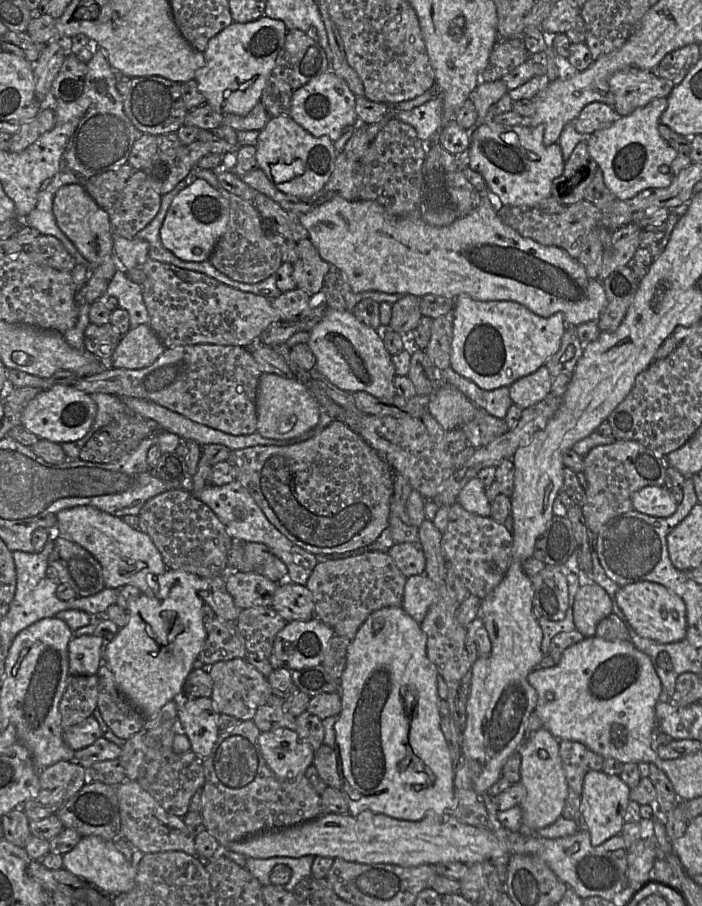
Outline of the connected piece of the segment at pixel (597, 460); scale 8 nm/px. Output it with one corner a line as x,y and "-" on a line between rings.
616,439
612,444
599,445
591,449
584,456
583,472
577,473
585,488
586,500
581,509
589,531
597,535
610,519
634,509
632,496
643,487
665,486
667,468
664,455
656,454
637,441

